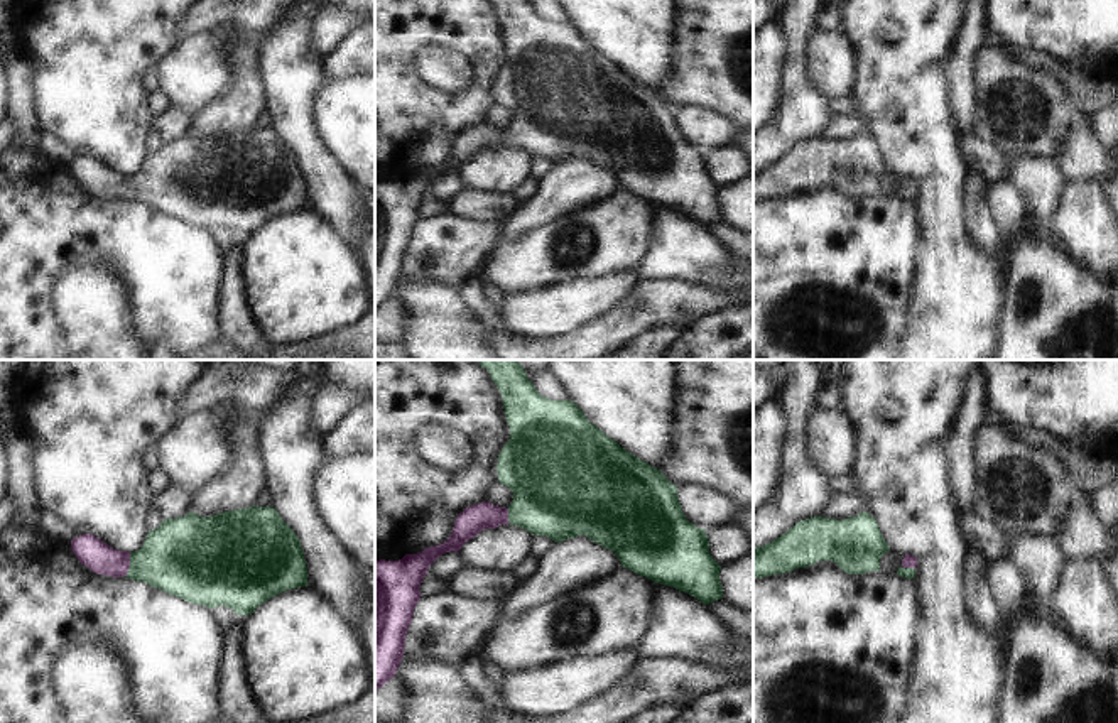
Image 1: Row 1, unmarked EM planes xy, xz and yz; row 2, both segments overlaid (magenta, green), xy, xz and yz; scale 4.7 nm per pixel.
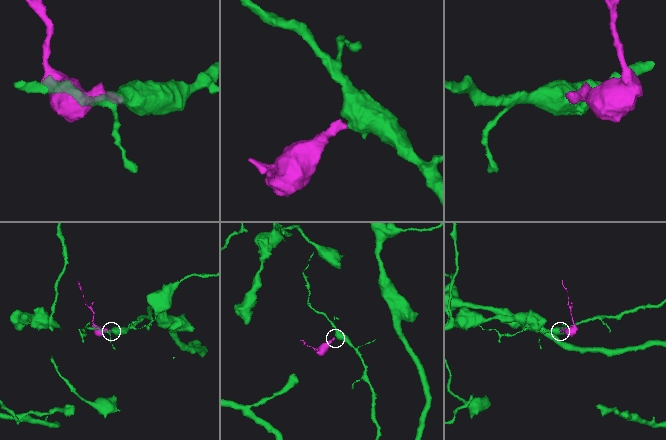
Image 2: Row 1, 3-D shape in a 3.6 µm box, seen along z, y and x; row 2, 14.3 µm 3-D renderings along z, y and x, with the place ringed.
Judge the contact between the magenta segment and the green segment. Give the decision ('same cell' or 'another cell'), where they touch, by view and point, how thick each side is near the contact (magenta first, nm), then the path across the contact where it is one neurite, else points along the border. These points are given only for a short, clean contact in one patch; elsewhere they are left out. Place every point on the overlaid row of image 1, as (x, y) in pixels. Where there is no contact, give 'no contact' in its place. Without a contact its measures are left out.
same cell; meets magenta in xy at (129, 565); 150 nm thick on the magenta side, 360 nm on the other; runs through xy (100, 558), (129, 565), (151, 565), (179, 556)

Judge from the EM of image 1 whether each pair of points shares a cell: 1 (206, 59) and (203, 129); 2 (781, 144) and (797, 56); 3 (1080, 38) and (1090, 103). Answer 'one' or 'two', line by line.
1: two
2: one
3: two

